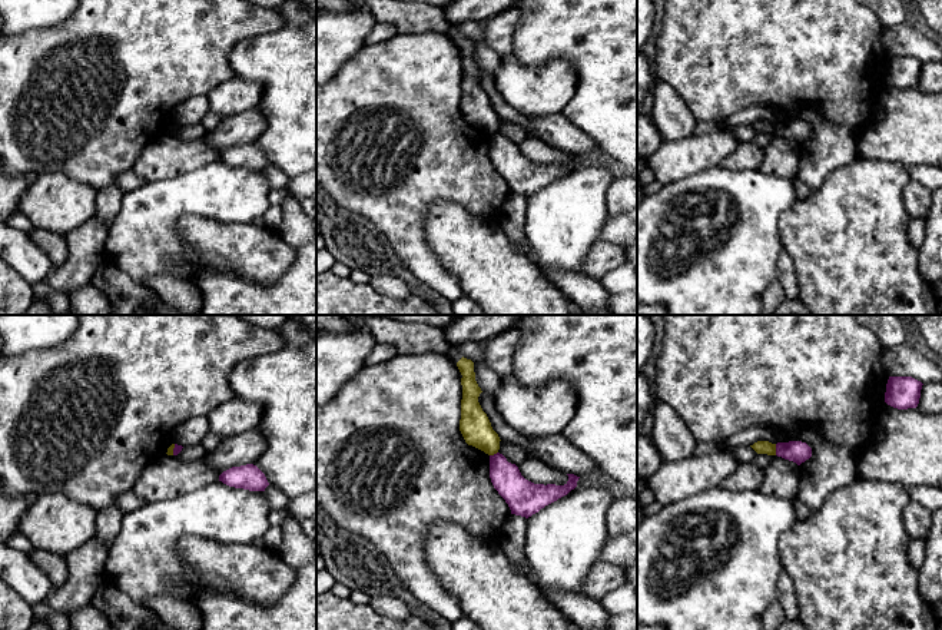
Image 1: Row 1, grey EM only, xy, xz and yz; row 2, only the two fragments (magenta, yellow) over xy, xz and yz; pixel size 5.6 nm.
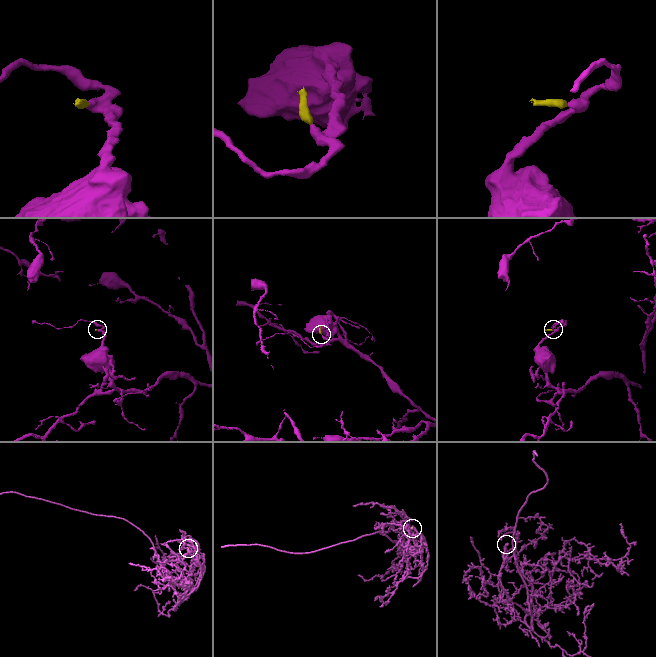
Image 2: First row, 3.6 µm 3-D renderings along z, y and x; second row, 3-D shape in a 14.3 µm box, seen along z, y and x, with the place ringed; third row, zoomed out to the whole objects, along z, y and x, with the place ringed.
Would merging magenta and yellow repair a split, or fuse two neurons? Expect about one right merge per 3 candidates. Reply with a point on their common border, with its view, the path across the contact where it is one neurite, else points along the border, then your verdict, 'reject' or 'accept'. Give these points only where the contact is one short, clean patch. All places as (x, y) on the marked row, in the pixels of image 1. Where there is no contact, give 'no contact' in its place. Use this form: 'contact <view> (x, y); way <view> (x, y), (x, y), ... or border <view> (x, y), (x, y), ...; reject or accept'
contact yz (776, 450); border yz (775, 444), (776, 454); reject

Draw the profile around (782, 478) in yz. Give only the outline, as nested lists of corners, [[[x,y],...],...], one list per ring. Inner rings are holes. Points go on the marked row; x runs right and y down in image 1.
[[[775,457],[764,470],[764,478],[760,491],[766,495],[775,495],[783,500],[793,500],[800,490],[800,470],[793,461]]]

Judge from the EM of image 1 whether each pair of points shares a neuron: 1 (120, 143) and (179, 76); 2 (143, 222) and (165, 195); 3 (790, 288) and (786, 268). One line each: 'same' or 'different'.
1: same
2: same
3: same

